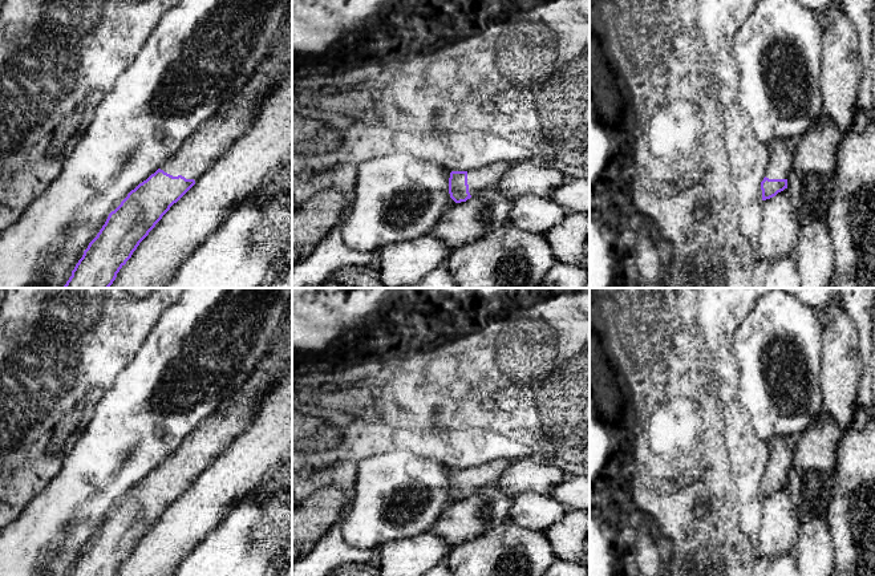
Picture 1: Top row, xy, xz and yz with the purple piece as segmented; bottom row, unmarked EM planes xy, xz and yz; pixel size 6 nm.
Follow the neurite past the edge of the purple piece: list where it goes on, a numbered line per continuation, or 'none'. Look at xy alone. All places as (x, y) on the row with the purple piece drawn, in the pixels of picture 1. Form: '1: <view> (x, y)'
1: xy (215, 136)

